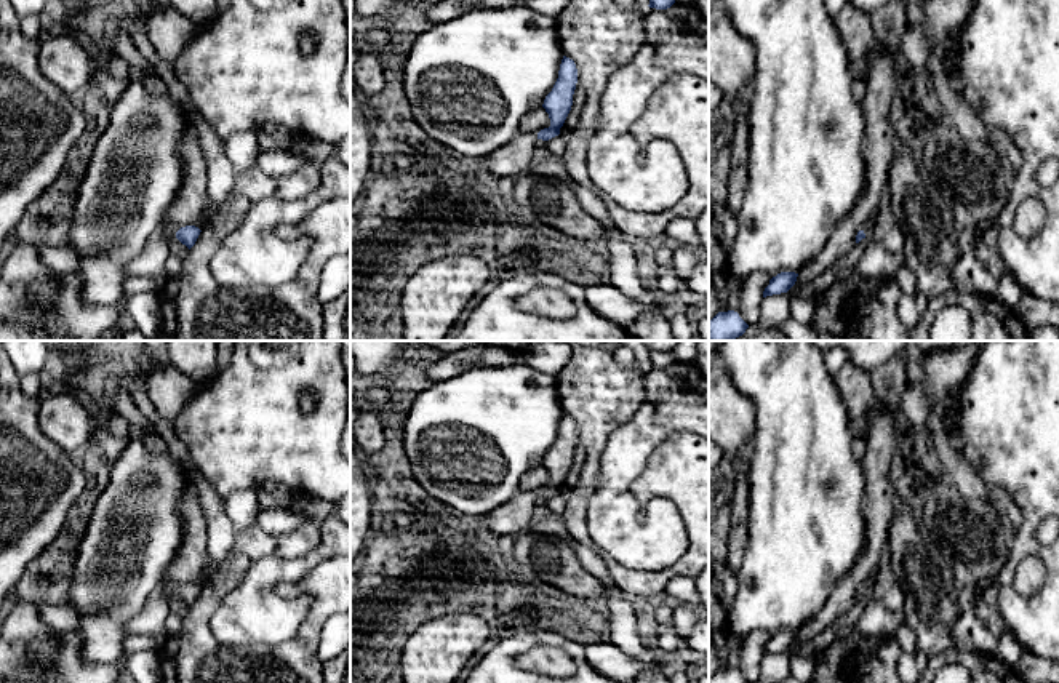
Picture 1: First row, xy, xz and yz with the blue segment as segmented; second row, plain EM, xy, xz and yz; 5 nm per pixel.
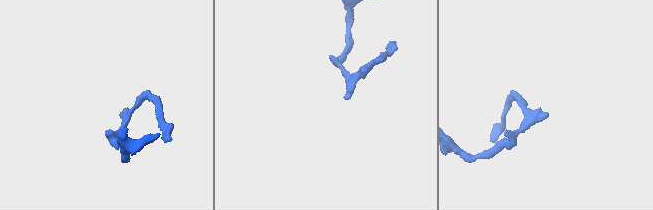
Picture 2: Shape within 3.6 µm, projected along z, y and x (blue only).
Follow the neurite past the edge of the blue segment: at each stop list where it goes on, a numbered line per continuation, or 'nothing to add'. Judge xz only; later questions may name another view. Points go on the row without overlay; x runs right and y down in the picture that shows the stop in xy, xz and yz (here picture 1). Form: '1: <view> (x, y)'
nothing to add

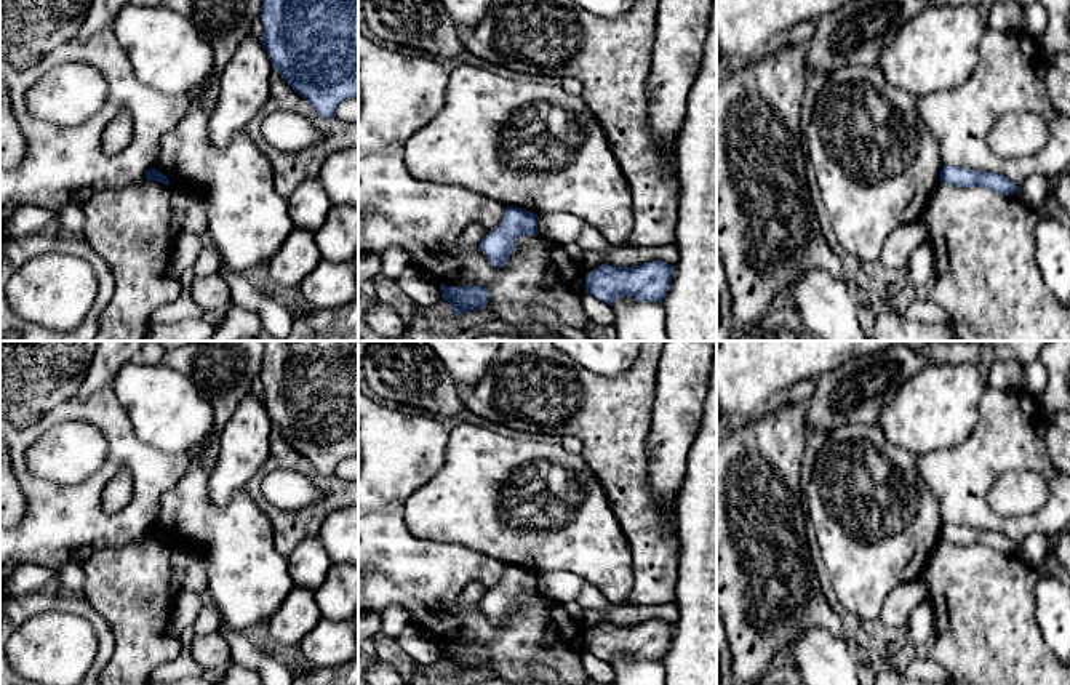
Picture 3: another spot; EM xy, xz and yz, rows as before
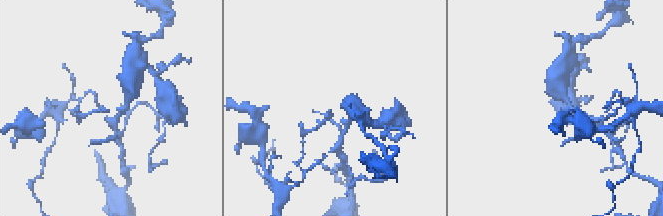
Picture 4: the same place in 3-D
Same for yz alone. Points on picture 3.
nothing to add

